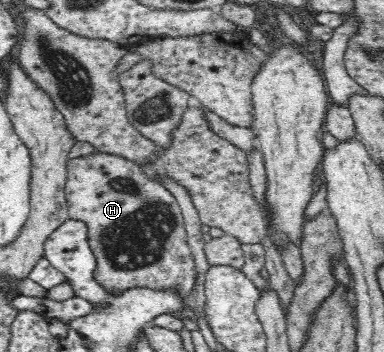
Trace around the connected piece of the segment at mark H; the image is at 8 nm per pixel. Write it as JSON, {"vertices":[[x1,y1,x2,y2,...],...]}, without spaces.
{"vertices":[[96,153,95,155,88,155,87,157,67,160,67,179,63,189,65,197,67,198,69,219,80,220,86,223,88,229,88,244,90,245,90,249,92,249,92,254,95,256,95,266,92,275,94,275,94,279,97,285,100,285,100,288,104,289,108,295,121,295,124,291,133,288,150,288,158,289,158,291,170,289,170,291,176,291,178,297,182,299,184,306,182,306,180,310,172,310,170,315,182,318,182,320,190,319,197,321,199,317,197,310,194,310,194,307,190,306,188,302,189,296,193,293,196,284,198,284,198,278,194,257,190,245,188,244,184,217,180,205,177,203,177,199,161,182,148,179,148,177,142,173,140,165,136,165,136,163,127,158,110,153]]}

